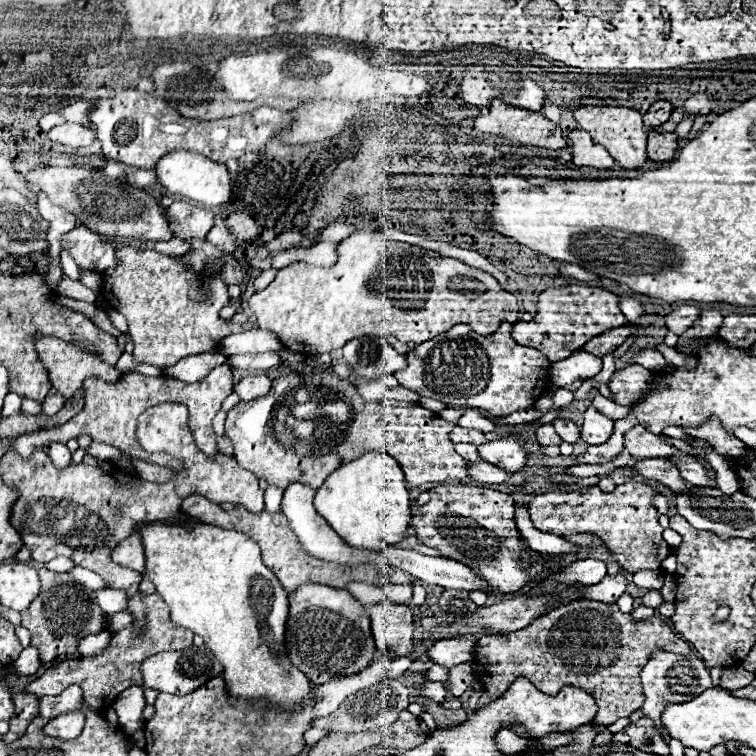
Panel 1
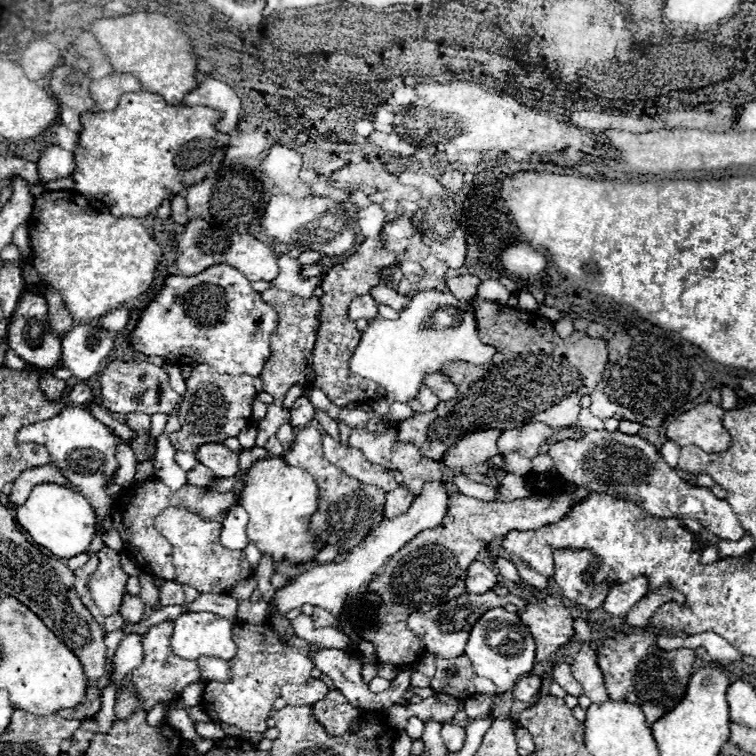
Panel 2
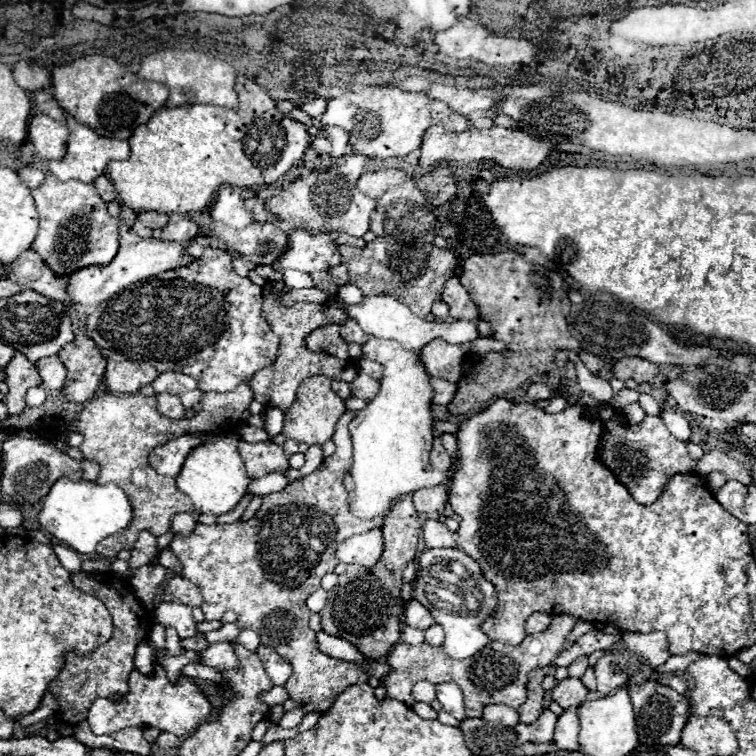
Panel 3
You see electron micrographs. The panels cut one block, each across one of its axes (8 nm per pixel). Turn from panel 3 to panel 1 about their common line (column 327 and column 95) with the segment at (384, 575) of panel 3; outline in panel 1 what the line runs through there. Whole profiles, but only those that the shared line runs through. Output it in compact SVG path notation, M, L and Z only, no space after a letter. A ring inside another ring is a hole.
M40 568L40 580L40 594L30 604L30 608L22 612L22 626L30 630L32 646L40 650L42 662L50 662L56 656L76 652L76 644L80 638L102 632L104 612L92 600L92 590L86 590L80 584L72 582L68 574L56 574L46 568Z

